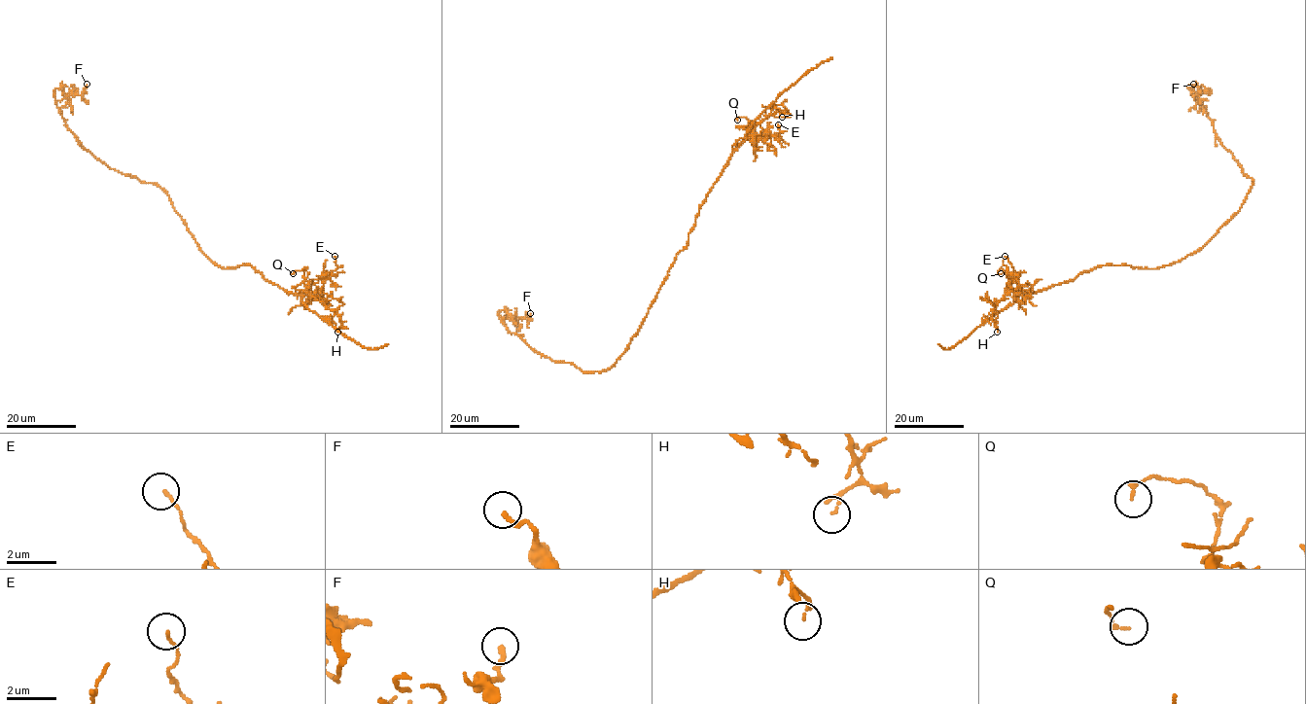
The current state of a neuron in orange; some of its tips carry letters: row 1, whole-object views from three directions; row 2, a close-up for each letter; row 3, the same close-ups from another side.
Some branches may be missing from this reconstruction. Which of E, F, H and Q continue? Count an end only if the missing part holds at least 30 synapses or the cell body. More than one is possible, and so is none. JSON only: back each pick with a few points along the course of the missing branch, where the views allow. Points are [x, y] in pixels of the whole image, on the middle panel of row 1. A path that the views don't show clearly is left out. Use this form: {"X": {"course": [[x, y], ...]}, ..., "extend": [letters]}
{"extend": []}

